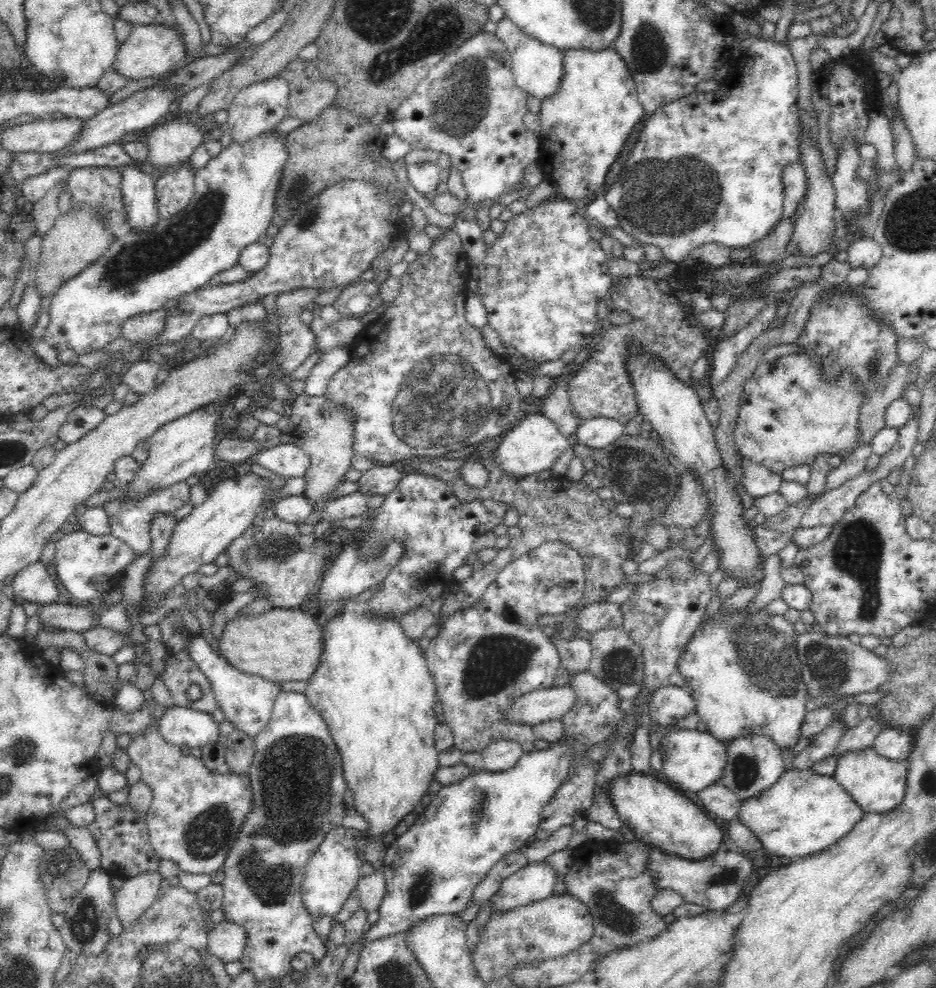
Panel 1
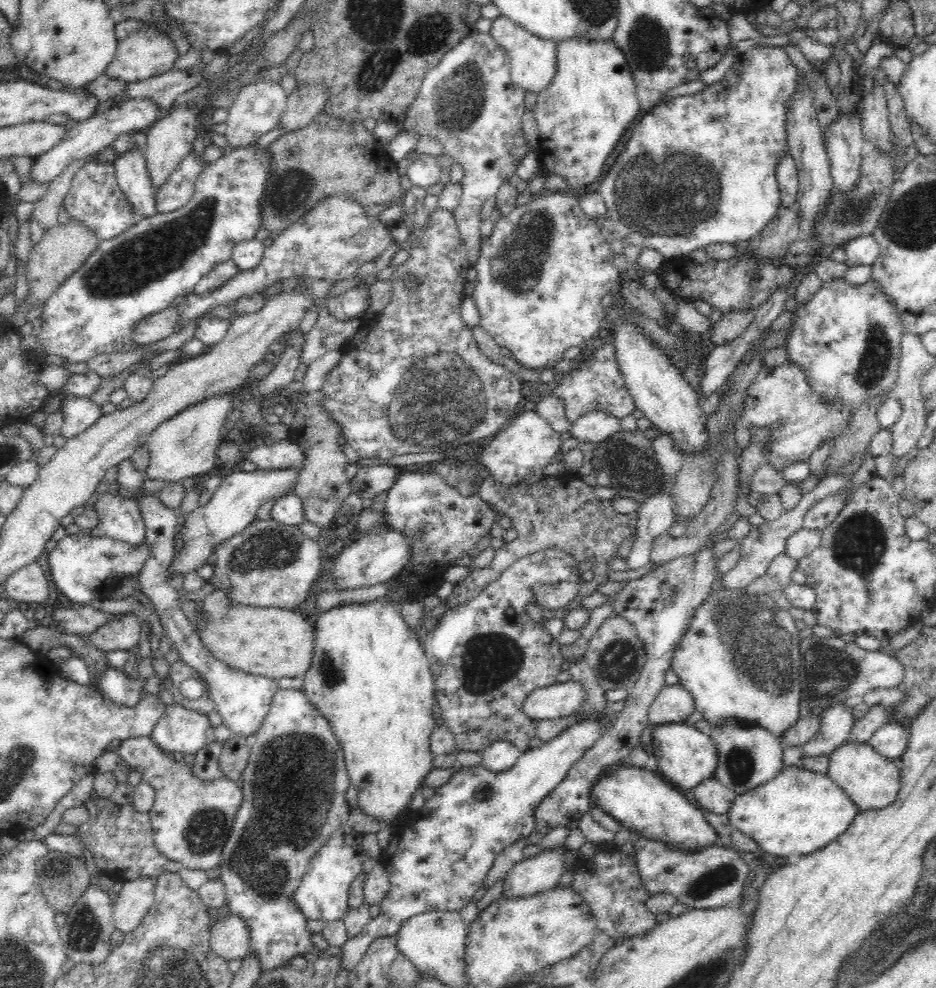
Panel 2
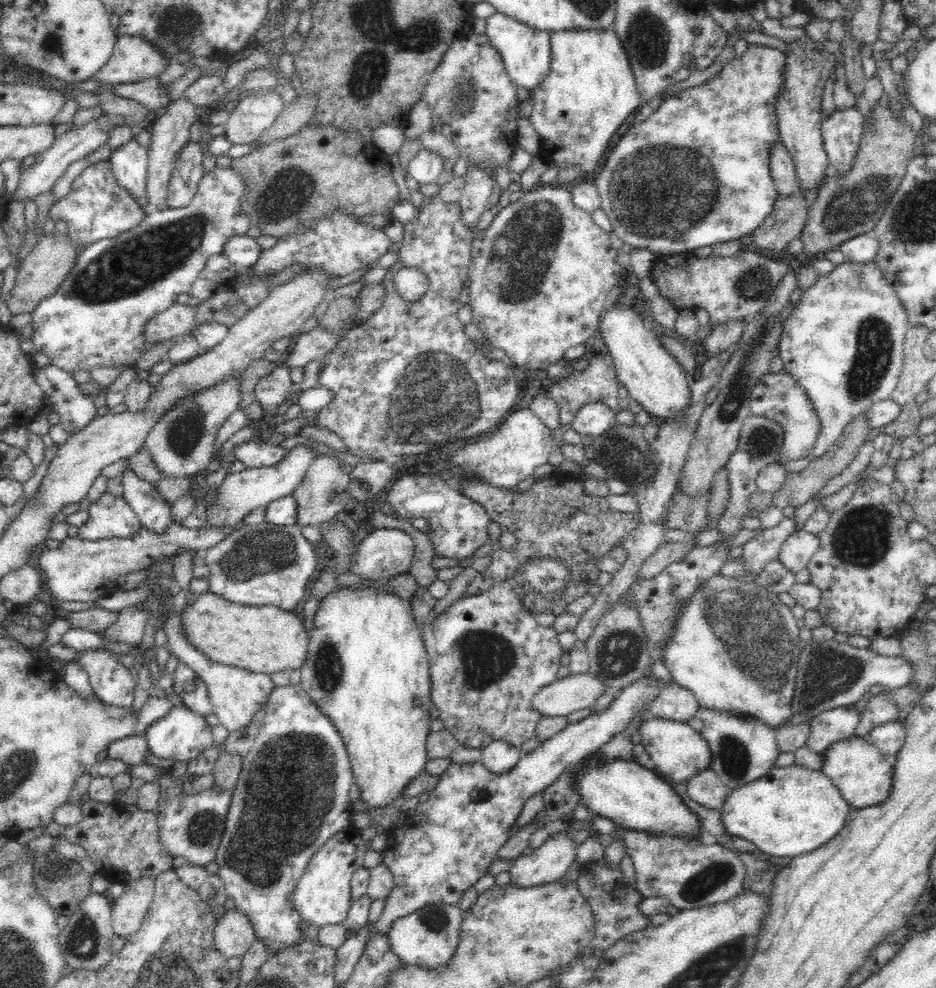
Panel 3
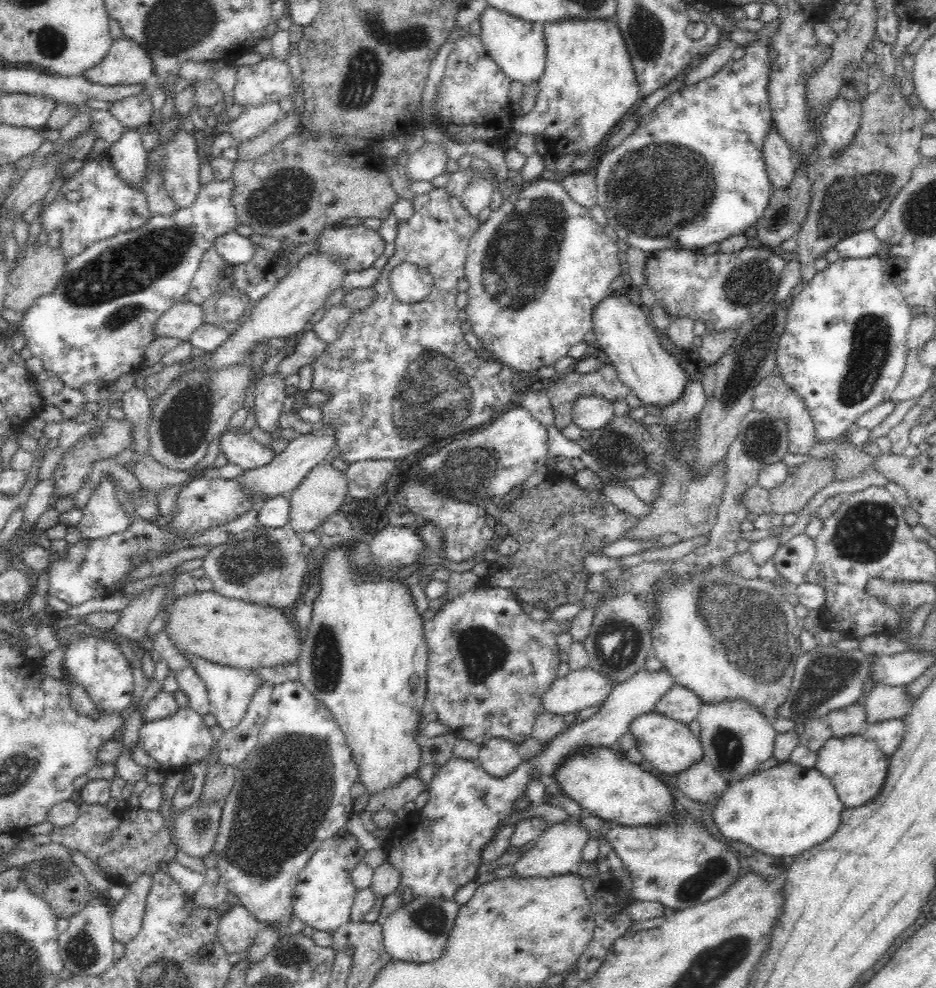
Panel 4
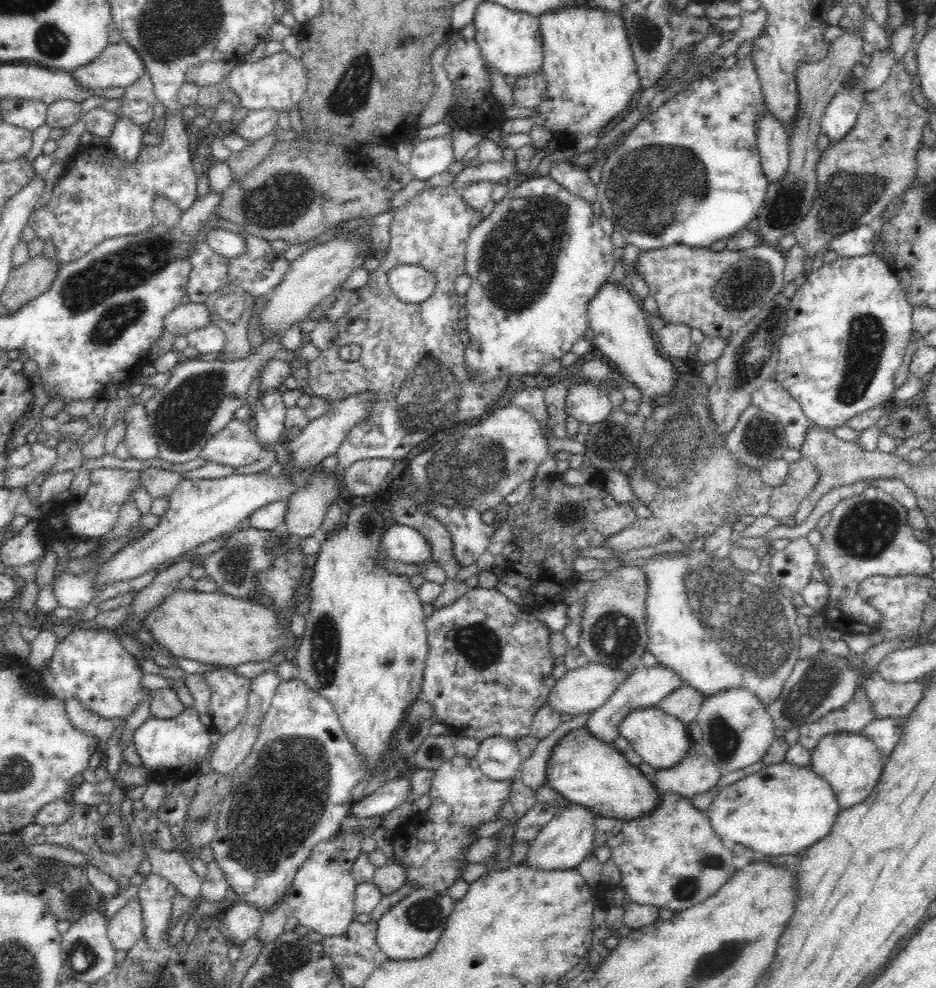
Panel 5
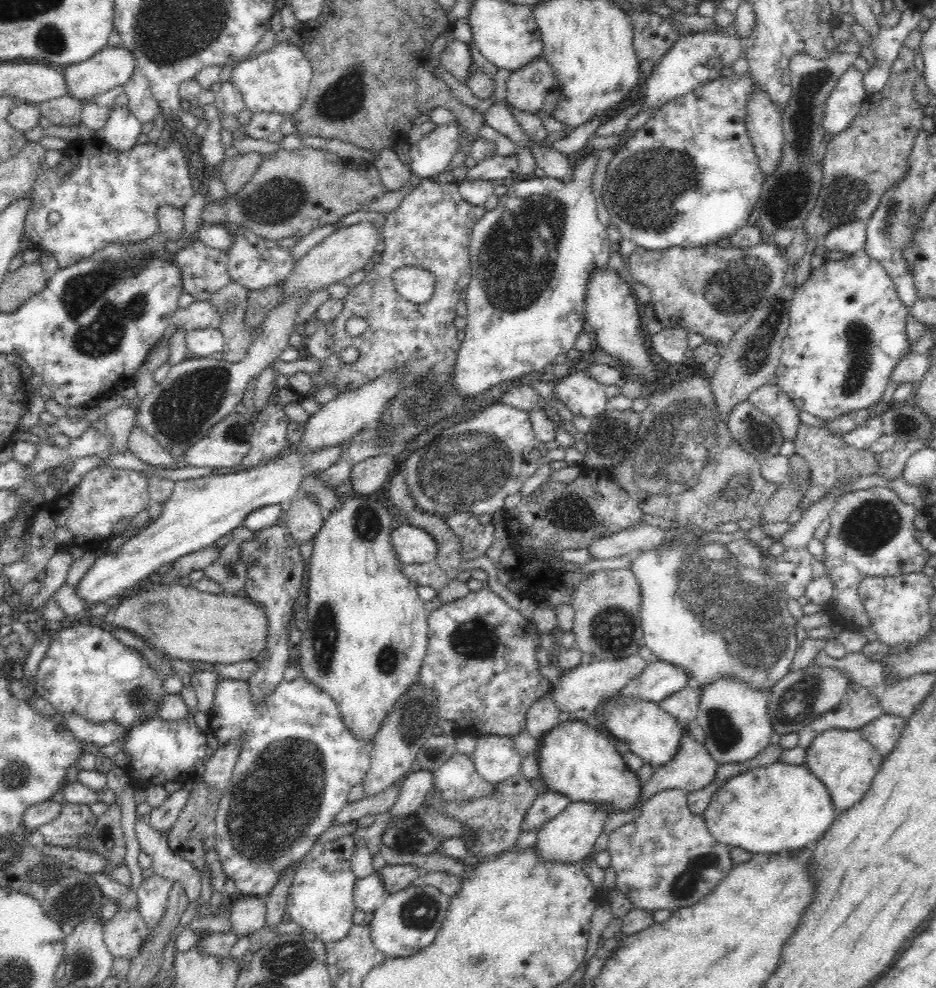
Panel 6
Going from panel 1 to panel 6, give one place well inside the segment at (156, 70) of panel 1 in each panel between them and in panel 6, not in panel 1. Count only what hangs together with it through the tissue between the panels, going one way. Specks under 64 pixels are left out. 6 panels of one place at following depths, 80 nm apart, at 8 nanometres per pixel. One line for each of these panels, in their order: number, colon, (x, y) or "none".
2: (144, 53)
3: (133, 58)
4: (125, 63)
5: (118, 65)
6: (111, 66)

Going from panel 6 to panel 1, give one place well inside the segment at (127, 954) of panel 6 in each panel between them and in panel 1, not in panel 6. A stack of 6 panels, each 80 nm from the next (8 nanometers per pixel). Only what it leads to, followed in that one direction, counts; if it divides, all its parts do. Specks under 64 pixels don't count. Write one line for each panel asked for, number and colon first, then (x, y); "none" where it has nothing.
1: (137, 894)
2: (130, 905)
3: (128, 911)
4: (127, 914)
5: (125, 928)

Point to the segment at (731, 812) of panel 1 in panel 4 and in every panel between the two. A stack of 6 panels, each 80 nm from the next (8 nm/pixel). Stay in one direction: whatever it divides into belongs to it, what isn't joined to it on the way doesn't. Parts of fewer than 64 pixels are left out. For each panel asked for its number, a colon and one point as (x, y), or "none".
2: (715, 797)
3: (705, 787)
4: (700, 781)

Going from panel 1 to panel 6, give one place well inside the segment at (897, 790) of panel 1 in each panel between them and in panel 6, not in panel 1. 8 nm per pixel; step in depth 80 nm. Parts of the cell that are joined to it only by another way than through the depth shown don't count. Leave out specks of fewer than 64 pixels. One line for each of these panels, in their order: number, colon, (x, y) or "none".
2: (871, 780)
3: (863, 775)
4: (855, 764)
5: (851, 763)
6: (846, 762)

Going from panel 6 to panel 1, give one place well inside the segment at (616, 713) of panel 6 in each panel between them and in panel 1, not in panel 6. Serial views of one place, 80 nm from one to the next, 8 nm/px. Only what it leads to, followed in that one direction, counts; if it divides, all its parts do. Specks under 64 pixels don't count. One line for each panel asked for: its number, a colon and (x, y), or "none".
1: (692, 759)
2: (686, 756)
3: (675, 749)
4: (667, 744)
5: (660, 739)

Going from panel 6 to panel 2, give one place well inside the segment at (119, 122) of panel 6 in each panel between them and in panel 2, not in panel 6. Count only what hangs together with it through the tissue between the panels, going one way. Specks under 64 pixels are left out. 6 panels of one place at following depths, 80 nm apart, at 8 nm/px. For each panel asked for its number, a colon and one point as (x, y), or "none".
2: (130, 166)
3: (129, 162)
4: (128, 156)
5: (125, 139)

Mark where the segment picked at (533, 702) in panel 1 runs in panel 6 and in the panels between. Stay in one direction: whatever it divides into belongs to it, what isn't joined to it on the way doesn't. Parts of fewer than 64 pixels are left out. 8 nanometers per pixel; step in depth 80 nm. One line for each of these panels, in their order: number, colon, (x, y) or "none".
2: (562, 699)
3: (574, 692)
4: (582, 688)
5: (580, 691)
6: (578, 692)

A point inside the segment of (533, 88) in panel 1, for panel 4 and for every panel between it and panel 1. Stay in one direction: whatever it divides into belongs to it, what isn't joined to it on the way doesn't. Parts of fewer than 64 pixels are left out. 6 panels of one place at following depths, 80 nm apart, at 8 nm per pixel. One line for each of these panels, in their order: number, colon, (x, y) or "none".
2: (532, 59)
3: (525, 51)
4: (517, 46)

